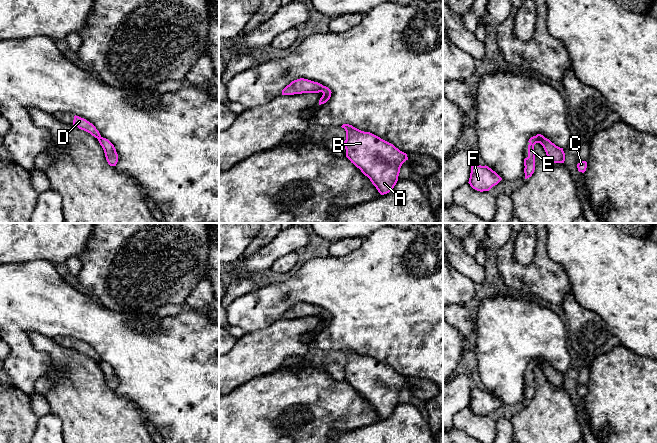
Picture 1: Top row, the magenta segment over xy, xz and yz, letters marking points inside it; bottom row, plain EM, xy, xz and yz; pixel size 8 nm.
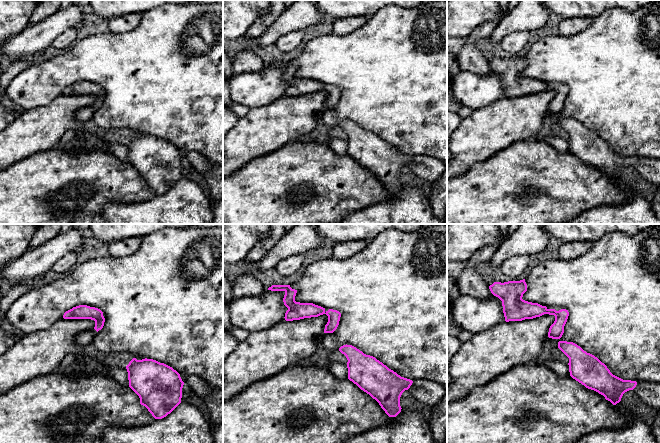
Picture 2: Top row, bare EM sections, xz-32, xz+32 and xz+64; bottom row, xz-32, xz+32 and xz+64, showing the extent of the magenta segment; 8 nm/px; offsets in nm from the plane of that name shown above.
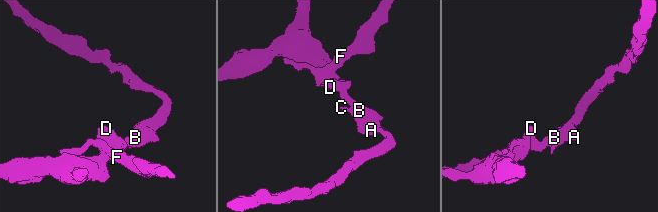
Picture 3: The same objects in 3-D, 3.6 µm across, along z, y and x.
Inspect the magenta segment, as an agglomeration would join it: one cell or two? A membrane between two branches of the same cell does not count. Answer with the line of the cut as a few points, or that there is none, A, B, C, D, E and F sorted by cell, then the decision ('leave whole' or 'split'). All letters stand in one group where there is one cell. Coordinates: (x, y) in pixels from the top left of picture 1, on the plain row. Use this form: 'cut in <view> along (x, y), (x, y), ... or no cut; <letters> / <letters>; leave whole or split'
cut in xz along (323, 310), (321, 315); A B C E / D F; split

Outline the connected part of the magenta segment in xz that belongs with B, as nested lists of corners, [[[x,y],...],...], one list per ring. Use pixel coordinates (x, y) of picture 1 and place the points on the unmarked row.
[[[352,349],[341,350],[346,355],[346,381],[367,400],[381,419],[389,417],[398,405],[400,392],[407,378],[393,368]]]

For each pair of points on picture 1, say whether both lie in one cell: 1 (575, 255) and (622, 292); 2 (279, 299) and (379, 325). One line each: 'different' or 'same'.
1: same
2: same

